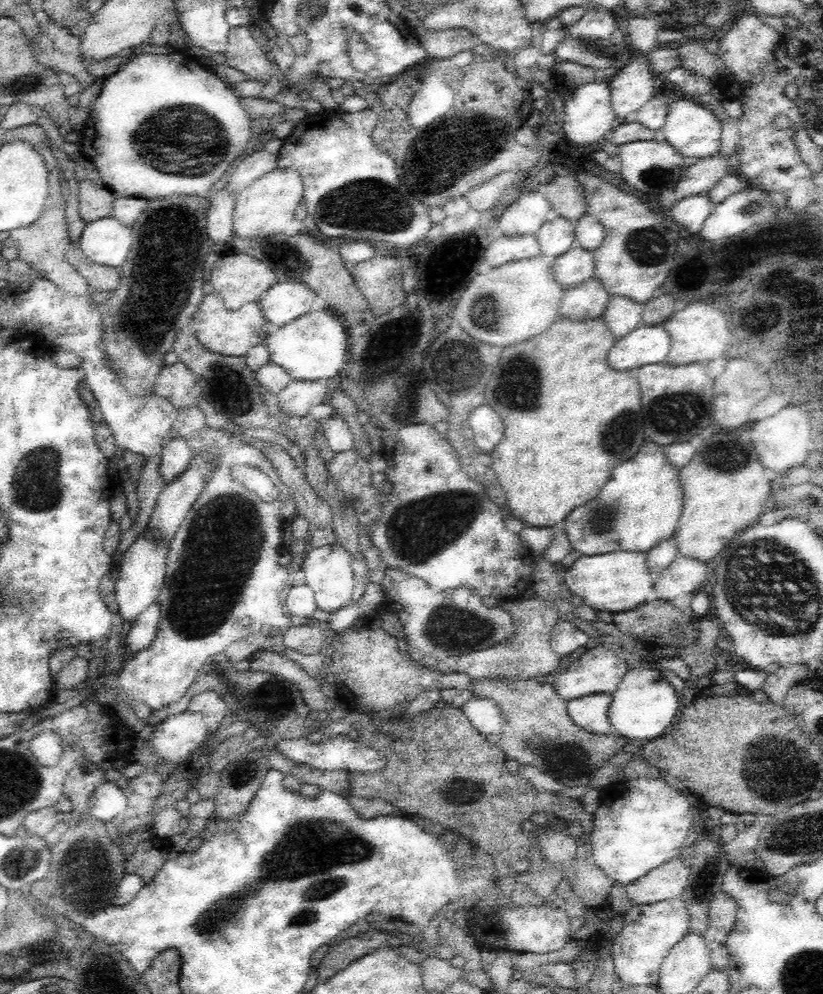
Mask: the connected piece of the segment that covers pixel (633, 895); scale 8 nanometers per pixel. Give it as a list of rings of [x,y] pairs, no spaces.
[[[680,857],[672,858],[627,884],[630,905],[645,905],[681,896],[688,884],[690,866]]]

